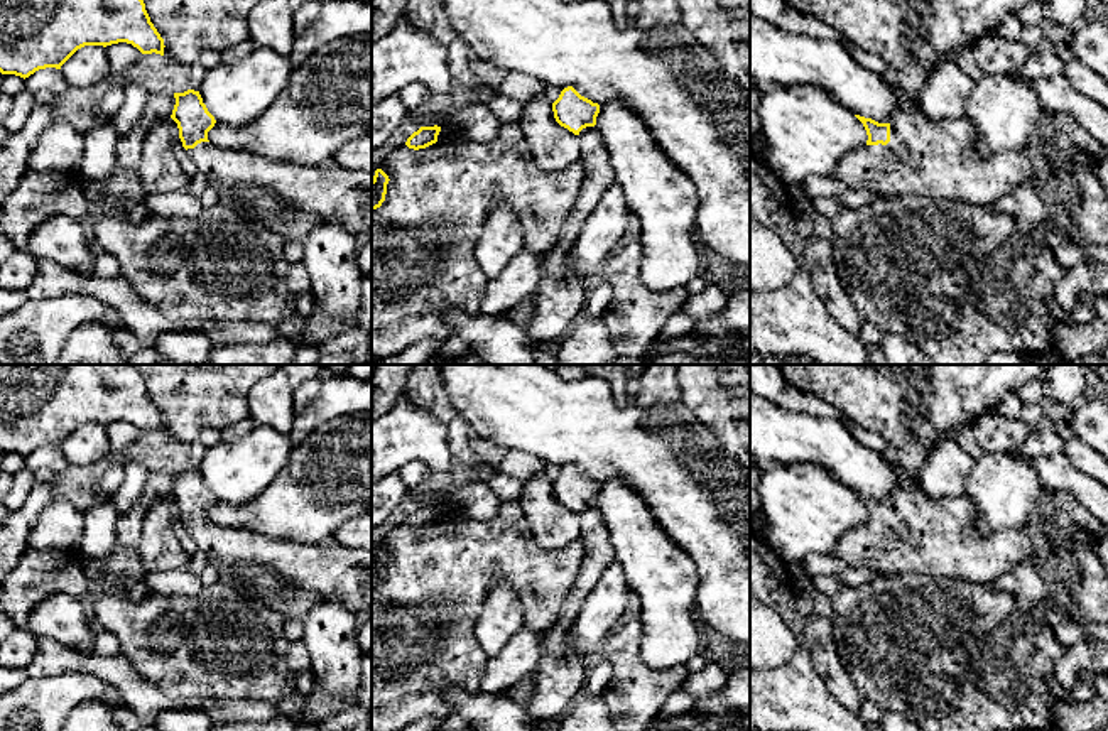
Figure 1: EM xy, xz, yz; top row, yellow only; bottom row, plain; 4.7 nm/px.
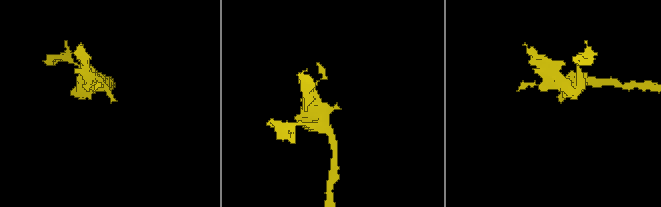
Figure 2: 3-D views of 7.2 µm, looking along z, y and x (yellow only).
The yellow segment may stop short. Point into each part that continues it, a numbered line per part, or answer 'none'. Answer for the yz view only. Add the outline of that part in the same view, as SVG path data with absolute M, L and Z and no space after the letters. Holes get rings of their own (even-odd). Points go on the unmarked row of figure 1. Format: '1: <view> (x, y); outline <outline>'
1: yz (931, 537); outline M902 488L887 523L861 523L843 533L833 554L851 569L872 569L902 582L909 574L990 584L1015 566L1054 555L1066 564L1074 522L1044 508L1018 528L980 537L966 498L934 500ZM1066 564L1067 566L1067 564Z

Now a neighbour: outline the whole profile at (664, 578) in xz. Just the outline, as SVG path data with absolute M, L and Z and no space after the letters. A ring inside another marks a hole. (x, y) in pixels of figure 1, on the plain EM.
M611 478L596 495L615 560L640 598L642 660L657 670L686 665L708 648L694 609L694 560L664 532L638 493Z

